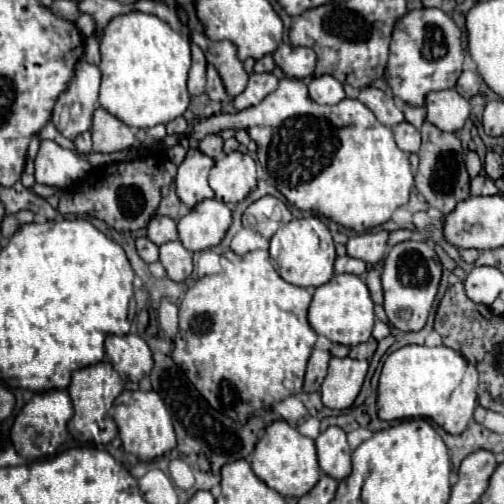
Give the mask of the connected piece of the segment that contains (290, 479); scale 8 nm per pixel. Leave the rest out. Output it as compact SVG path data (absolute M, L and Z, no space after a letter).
M275 421L267 427L267 433L263 439L259 439L259 445L255 445L253 463L251 463L255 475L271 489L275 489L283 497L303 497L307 495L319 481L321 469L317 463L317 451L315 441L309 437L303 437L295 427L291 427L285 421Z

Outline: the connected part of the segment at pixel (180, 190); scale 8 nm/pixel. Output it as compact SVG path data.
M189 149L187 157L177 169L177 197L189 209L193 209L203 199L211 199L215 193L211 191L207 177L215 167L215 159L201 153L199 149Z

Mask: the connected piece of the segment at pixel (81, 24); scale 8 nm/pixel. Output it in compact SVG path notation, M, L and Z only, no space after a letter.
M81 15L75 25L77 25L77 29L79 29L85 37L91 37L93 31L95 31L95 21L93 21L91 15Z

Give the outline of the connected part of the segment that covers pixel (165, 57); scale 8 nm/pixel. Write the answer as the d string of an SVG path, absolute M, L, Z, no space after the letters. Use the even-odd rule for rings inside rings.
M133 11L129 15L113 17L101 37L99 69L103 75L99 105L109 113L115 113L121 121L127 121L131 127L149 129L159 123L167 125L189 107L189 41L155 15Z

